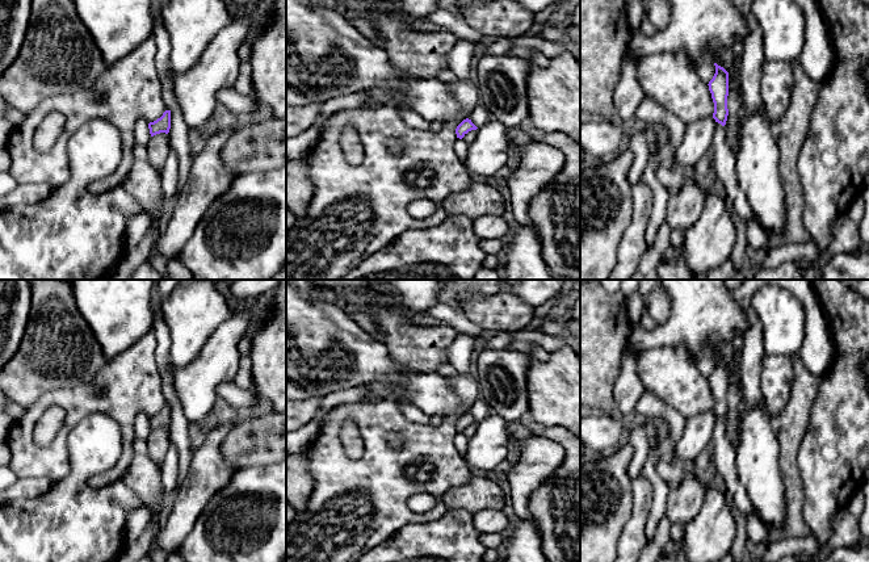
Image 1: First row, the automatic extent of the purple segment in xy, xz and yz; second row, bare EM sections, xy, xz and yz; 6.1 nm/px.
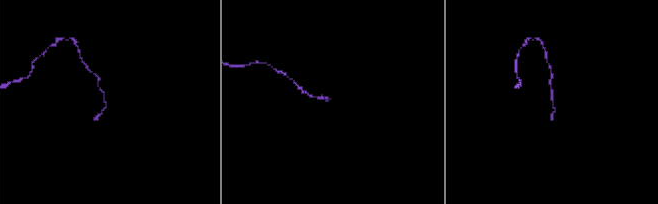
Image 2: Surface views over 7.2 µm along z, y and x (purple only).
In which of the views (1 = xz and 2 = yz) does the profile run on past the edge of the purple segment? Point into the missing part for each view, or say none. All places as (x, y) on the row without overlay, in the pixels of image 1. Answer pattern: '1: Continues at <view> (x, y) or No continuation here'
1: No continuation here
2: No continuation here

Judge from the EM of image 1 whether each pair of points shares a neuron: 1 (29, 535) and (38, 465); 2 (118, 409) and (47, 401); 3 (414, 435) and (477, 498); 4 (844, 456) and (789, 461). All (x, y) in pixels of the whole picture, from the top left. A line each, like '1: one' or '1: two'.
1: two
2: one
3: two
4: two

